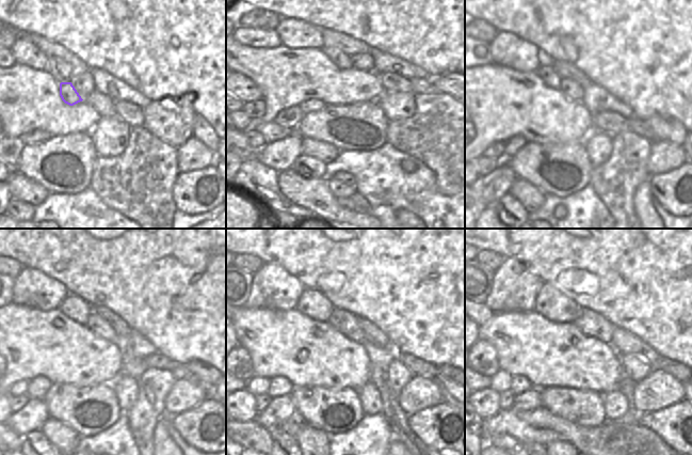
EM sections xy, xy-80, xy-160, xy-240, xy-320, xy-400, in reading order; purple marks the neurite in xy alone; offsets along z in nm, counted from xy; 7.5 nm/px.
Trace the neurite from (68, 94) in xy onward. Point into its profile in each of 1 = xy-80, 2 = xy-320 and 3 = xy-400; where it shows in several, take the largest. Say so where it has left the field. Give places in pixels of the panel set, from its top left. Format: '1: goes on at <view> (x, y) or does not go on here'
1: goes on at xy-80 (305, 85)
2: goes on at xy-320 (312, 303)
3: goes on at xy-400 (550, 302)

